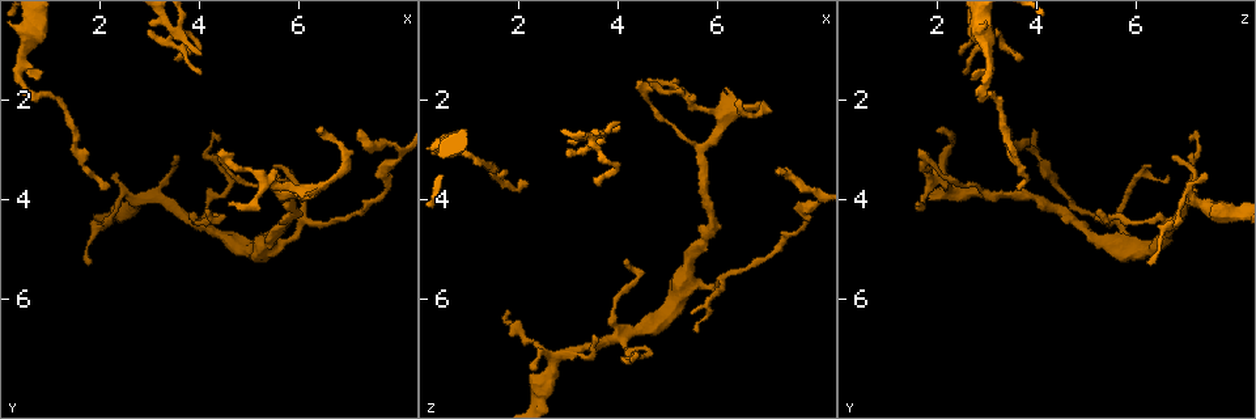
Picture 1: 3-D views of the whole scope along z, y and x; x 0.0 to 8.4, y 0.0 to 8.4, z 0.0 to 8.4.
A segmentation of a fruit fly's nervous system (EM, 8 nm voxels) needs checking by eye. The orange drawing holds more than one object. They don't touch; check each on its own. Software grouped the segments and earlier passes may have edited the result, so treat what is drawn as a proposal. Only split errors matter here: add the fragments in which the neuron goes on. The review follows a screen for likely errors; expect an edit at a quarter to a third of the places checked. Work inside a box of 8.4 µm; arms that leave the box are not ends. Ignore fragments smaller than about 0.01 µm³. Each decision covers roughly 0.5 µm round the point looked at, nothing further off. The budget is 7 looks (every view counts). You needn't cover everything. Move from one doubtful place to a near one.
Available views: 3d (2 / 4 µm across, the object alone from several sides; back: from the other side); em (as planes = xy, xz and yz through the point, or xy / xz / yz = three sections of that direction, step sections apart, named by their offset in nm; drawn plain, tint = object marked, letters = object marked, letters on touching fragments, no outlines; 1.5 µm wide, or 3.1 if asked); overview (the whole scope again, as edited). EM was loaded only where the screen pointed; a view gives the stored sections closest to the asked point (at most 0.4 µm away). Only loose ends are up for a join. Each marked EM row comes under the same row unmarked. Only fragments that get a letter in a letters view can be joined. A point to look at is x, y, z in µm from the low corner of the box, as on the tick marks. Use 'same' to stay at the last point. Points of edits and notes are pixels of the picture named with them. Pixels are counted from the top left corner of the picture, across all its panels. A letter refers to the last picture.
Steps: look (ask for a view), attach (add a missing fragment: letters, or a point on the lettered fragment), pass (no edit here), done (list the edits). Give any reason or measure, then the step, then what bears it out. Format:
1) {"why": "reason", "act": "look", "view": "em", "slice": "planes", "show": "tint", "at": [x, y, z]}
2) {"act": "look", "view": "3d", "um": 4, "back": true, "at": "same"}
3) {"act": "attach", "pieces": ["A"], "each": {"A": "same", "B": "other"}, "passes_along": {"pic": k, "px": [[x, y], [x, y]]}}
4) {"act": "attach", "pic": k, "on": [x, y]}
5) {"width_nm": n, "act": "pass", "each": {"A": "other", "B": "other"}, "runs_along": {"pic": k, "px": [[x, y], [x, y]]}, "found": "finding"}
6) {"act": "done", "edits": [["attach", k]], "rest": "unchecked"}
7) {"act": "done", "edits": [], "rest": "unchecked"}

{"act": "look", "view": "3d", "um": 4, "at": [7.25, 2.65, 3.50]}

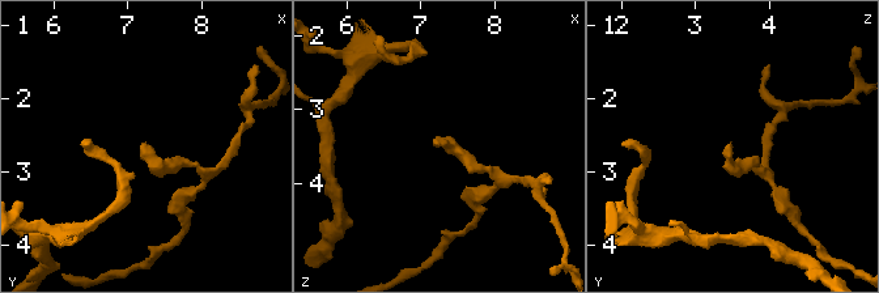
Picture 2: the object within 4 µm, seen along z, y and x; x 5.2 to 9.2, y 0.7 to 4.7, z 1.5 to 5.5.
{"act": "look", "view": "em", "slice": "xy", "step": 4, "show": "letters", "at": [7.25, 2.65, 3.45]}

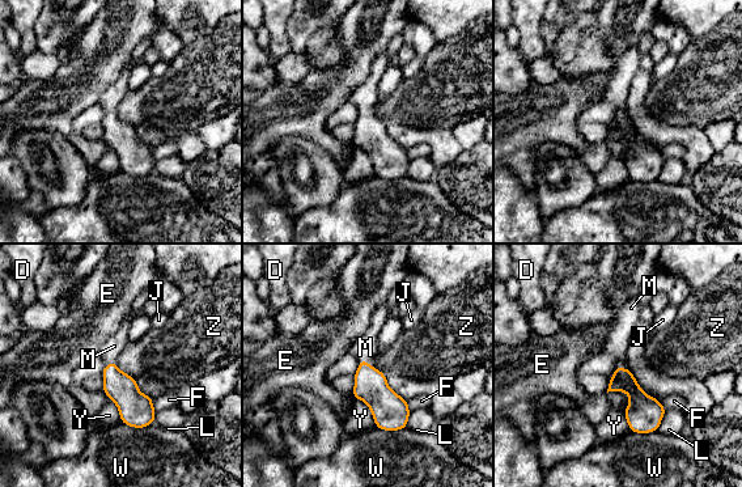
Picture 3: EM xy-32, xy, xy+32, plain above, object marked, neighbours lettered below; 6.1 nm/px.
{"act": "look", "view": "em", "slice": "planes", "show": "letters", "at": "same"}

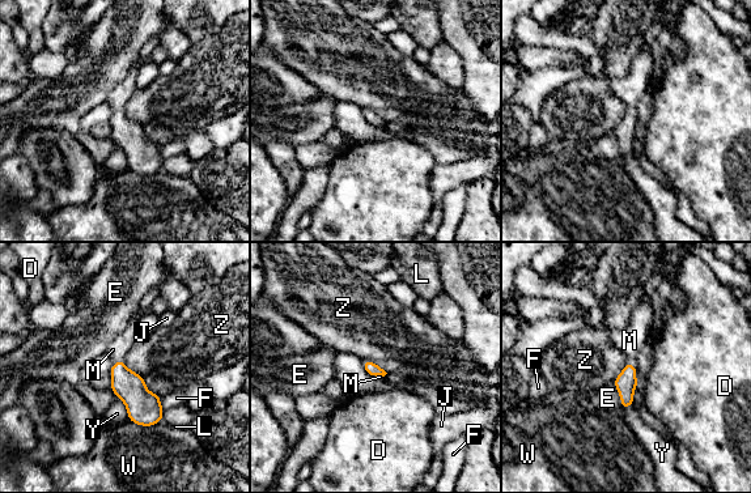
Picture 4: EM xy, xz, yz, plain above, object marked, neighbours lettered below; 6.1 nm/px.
{"width_nm": 80, "act": "attach", "pieces": ["M"], "each": {"D": "other", "E": "other", "F": "other", "J": "other", "L": "other", "M": "same", "W": "other", "Y": "other", "Z": "other"}, "passes_along": {"pic": 4, "px": [[130, 387], [118, 361], [122, 344]]}, "found": "it goes on there"}

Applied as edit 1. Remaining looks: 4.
{"why": "redraw", "act": "look", "view": "overview"}

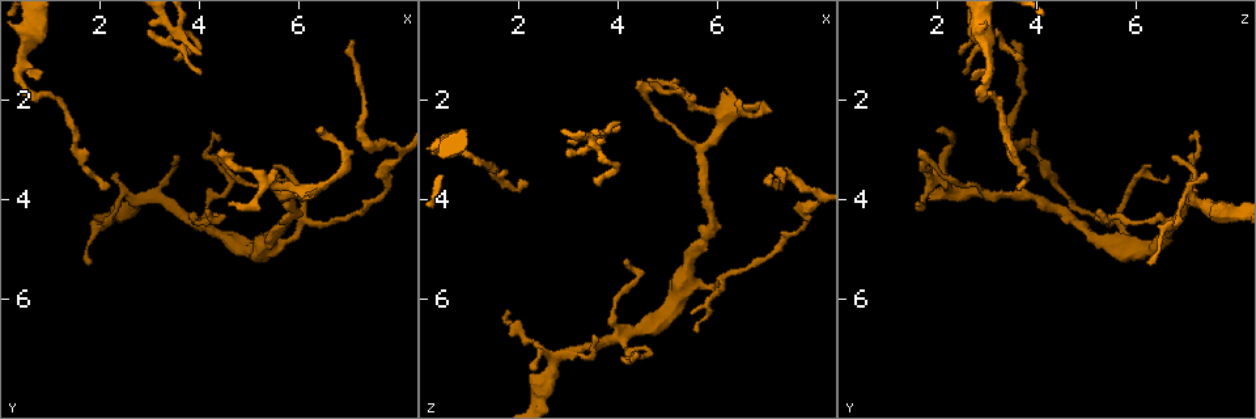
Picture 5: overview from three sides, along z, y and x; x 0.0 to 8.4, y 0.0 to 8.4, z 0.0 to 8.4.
{"why": "an open end", "act": "look", "view": "3d", "um": 2, "back": true, "at": [6.15, 3.85, 1.80]}

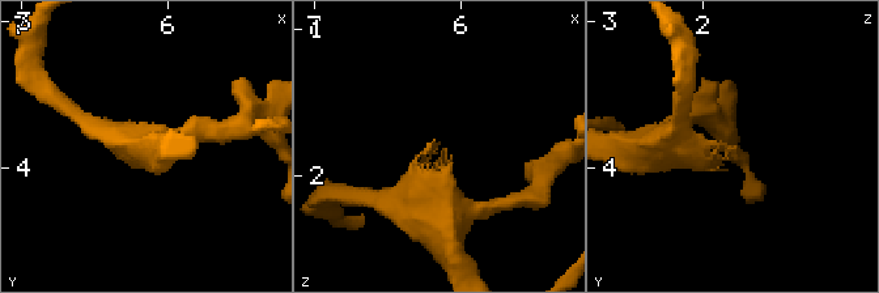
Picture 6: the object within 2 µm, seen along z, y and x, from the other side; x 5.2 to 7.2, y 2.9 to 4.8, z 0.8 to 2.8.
{"act": "look", "view": "em", "slice": "planes", "show": "letters", "at": [6.18, 3.86, 1.74]}

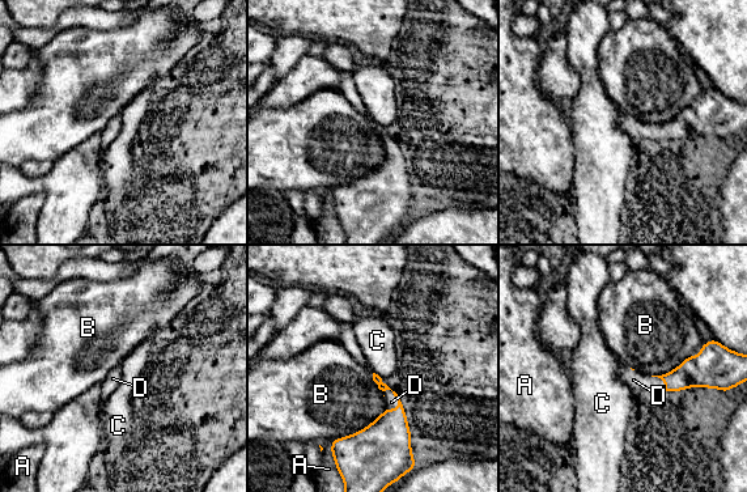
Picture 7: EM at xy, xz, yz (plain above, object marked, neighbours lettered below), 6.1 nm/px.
{"act": "attach", "pieces": ["D"], "each": {"A": "other", "B": "other", "C": "other", "D": "same"}, "passes_along": {"pic": 7, "px": [[387, 437], [395, 398], [391, 402]]}, "found": "the neuron continues"}

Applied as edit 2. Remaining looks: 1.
{"act": "done", "edits": [["attach", 4], ["attach", 7]], "rest": "unchecked"}

